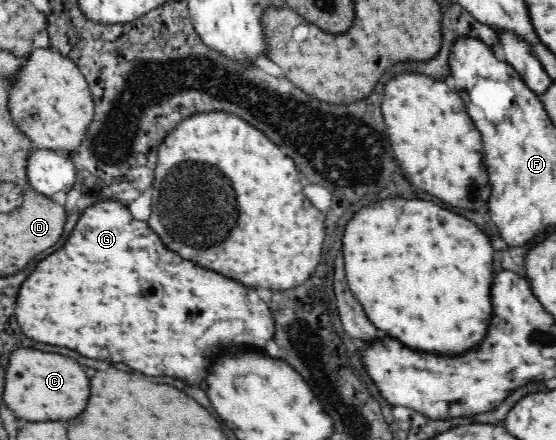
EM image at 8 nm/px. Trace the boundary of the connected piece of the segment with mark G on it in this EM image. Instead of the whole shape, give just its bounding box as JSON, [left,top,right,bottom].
[16,203,274,387]

